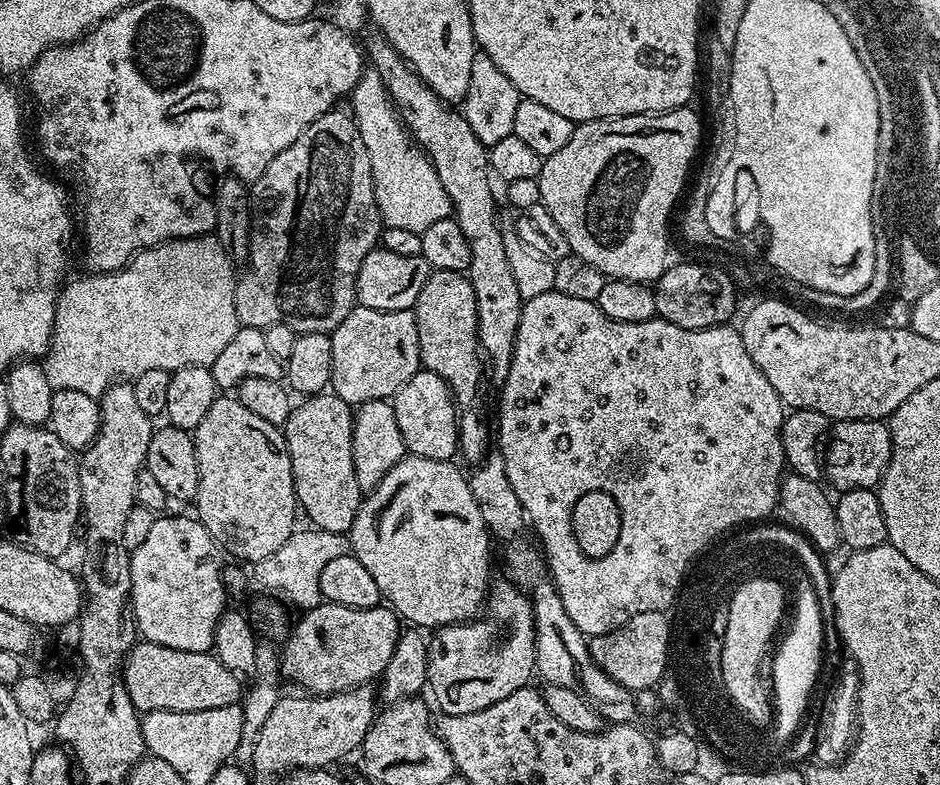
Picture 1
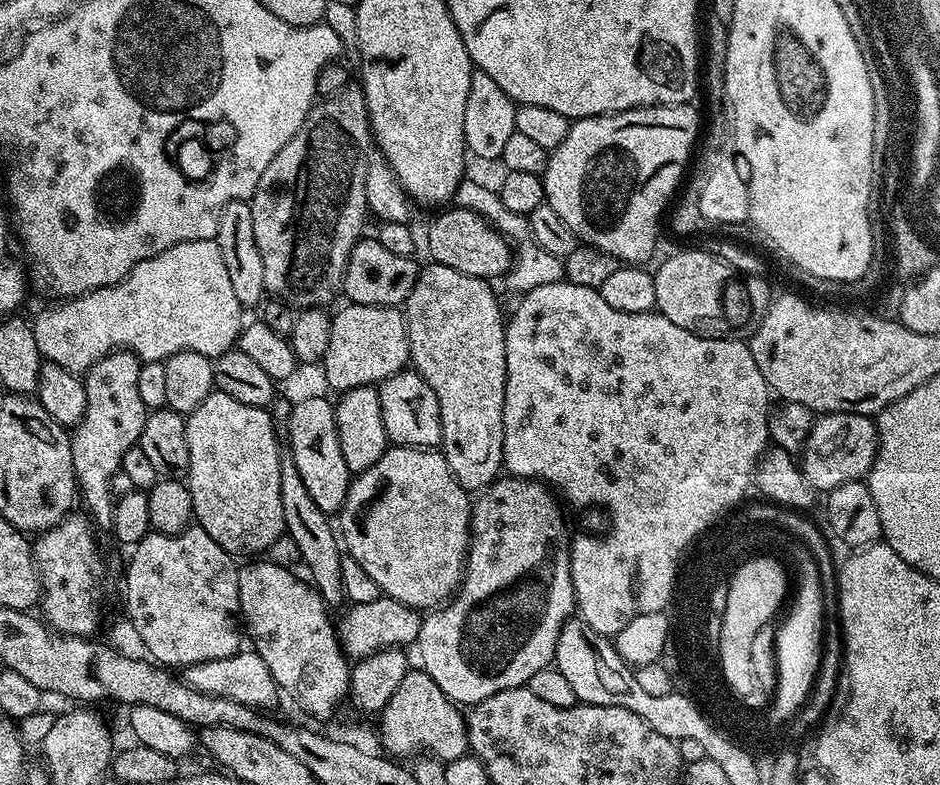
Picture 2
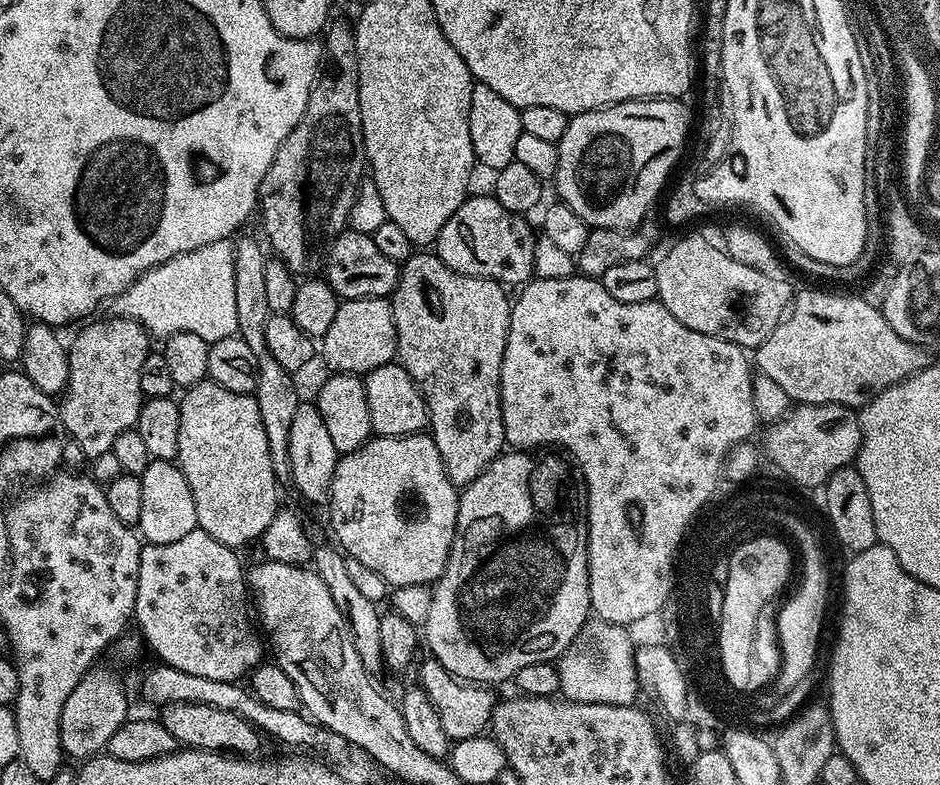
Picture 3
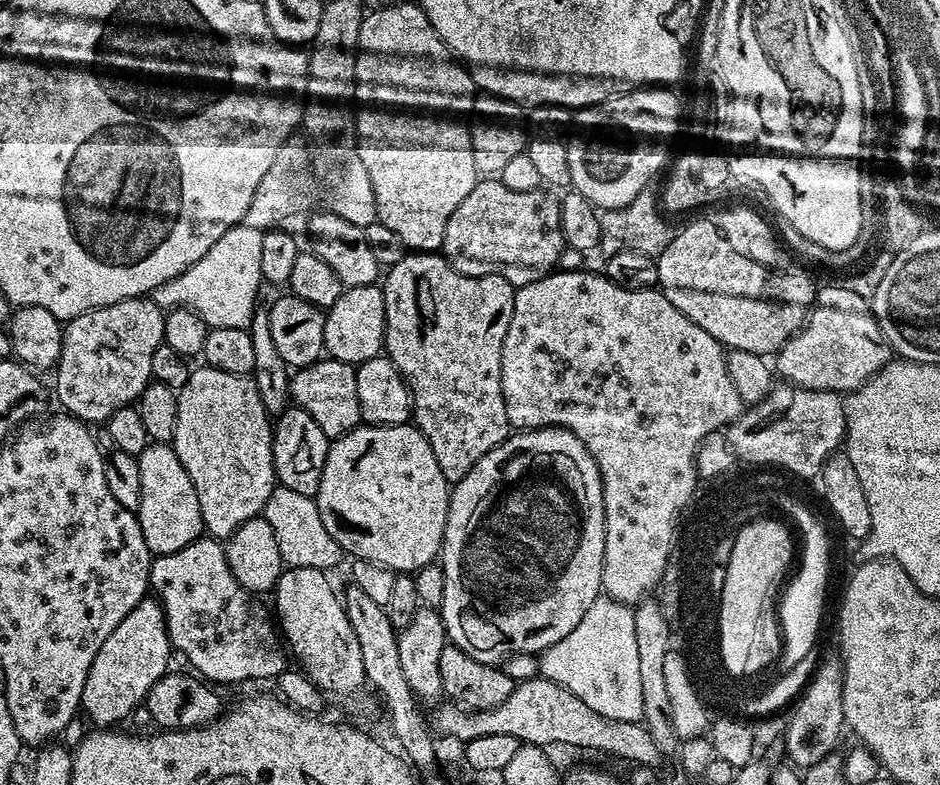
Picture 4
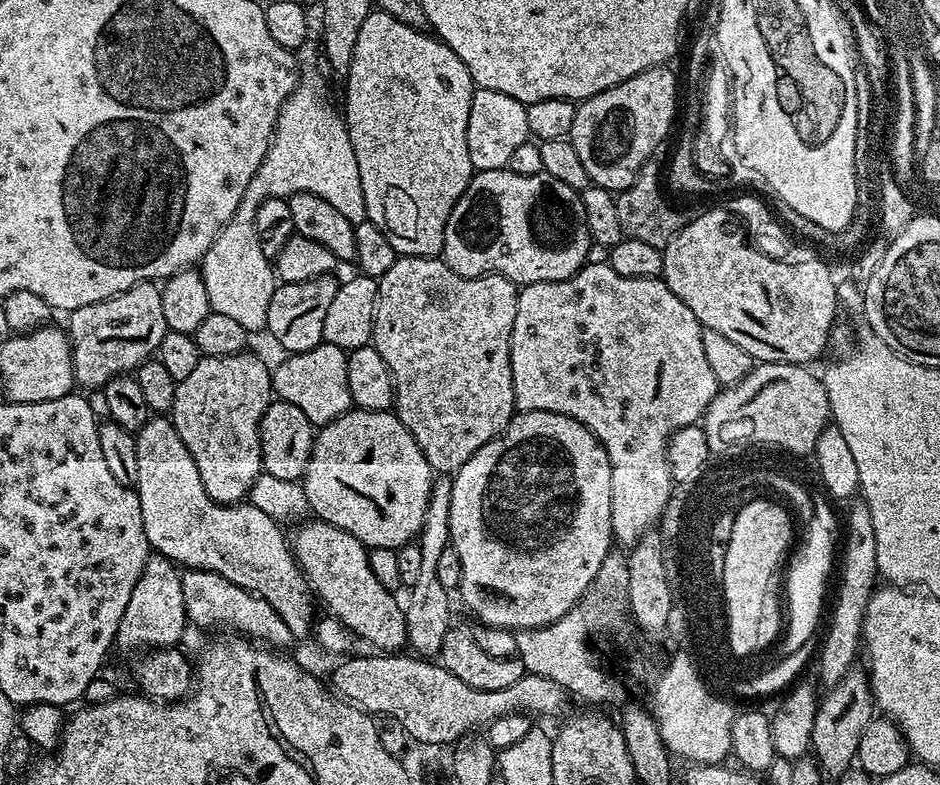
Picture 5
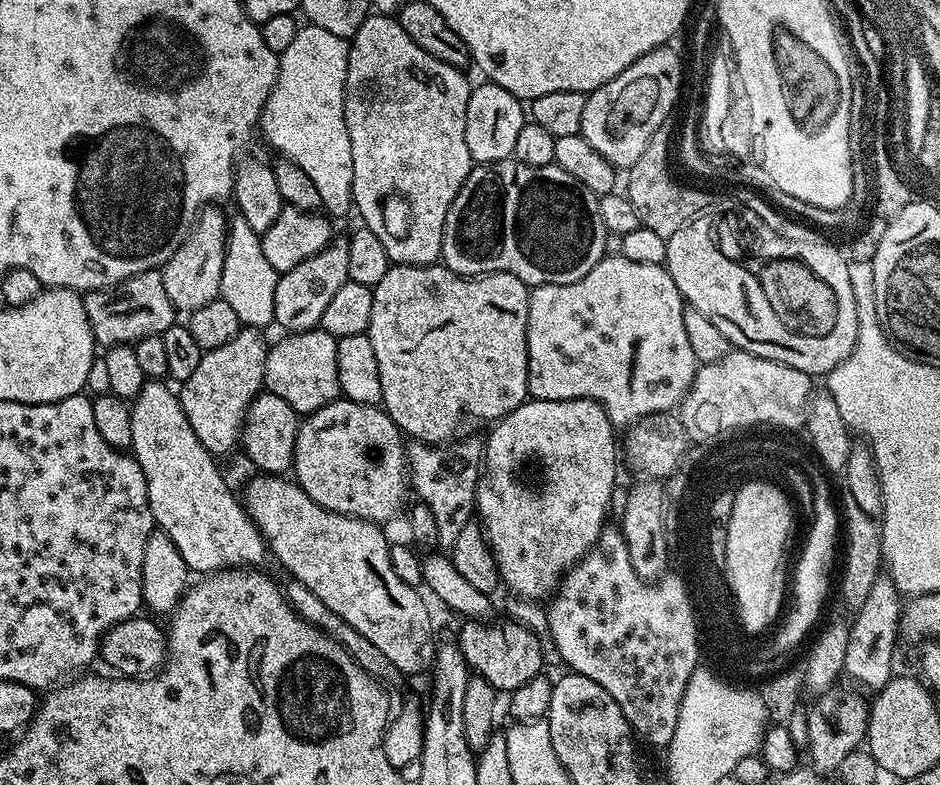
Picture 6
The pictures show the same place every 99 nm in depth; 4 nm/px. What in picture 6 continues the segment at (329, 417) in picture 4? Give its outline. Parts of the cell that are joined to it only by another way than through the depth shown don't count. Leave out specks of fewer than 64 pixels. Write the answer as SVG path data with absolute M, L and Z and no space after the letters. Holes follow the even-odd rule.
M317 326L308 332L293 332L281 335L277 344L273 343L266 358L264 388L278 394L298 414L317 412L322 406L334 402L341 395L338 382L337 337L326 334Z

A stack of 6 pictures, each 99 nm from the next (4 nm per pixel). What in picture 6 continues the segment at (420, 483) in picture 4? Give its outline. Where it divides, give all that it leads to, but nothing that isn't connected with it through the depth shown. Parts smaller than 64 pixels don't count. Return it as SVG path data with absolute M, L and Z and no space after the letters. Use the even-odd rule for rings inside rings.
M343 398L322 406L317 412L309 412L301 419L298 438L294 442L291 471L300 489L310 494L310 498L314 498L318 506L338 514L371 520L379 525L383 525L384 520L394 519L399 514L400 507L402 512L405 507L404 495L409 495L410 492L406 440L400 428L383 407L356 404Z

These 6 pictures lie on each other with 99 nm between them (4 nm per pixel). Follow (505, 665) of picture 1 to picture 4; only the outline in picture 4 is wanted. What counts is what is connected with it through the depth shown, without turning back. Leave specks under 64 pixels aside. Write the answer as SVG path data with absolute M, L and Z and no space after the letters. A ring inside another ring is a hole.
M530 428L513 431L501 444L494 446L494 450L482 454L482 458L474 462L466 478L462 478L450 488L448 521L438 557L439 566L444 571L442 602L438 611L448 635L448 643L467 650L470 658L483 664L499 665L508 656L514 654L541 654L556 642L561 642L566 634L570 634L572 629L578 626L578 622L594 600L601 596L605 550L606 518L602 478L600 468L594 462L590 450L586 450L586 446L582 446L579 438L565 428Z

